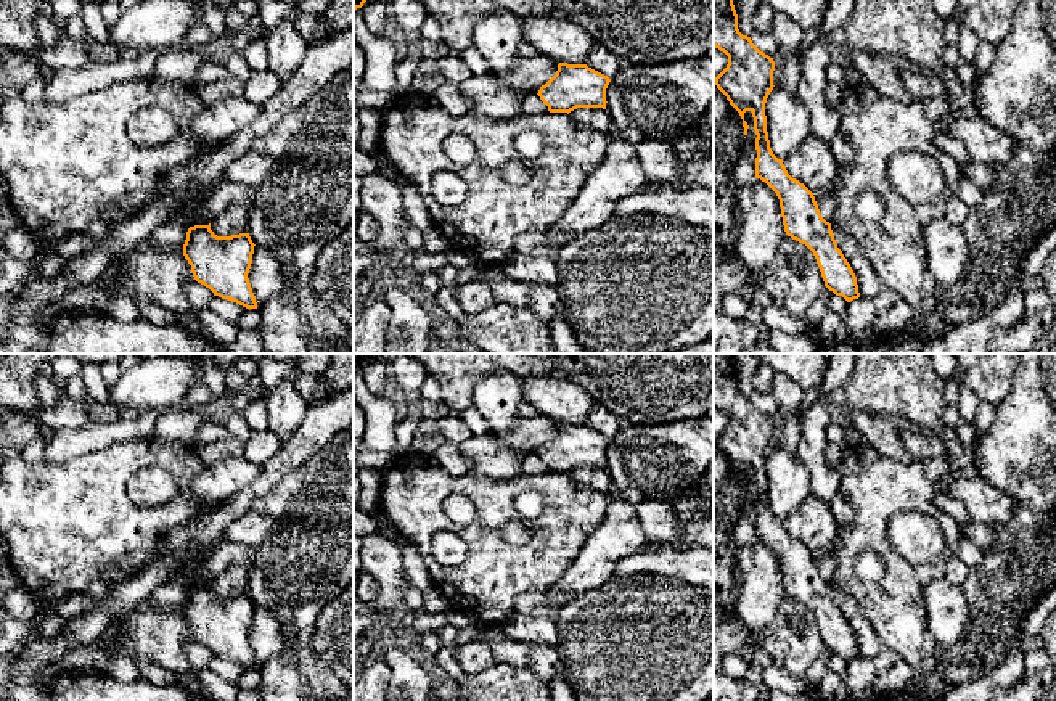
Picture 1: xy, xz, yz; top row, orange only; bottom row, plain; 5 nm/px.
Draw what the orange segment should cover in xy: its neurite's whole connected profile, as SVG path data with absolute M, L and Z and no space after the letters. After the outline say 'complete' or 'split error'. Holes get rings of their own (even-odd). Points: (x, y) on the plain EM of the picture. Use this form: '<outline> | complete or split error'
M194 585L186 592L183 616L198 643L214 656L257 669L248 633L252 624L254 603L249 593L217 596L209 585Z | complete

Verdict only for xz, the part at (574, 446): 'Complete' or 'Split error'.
Complete

